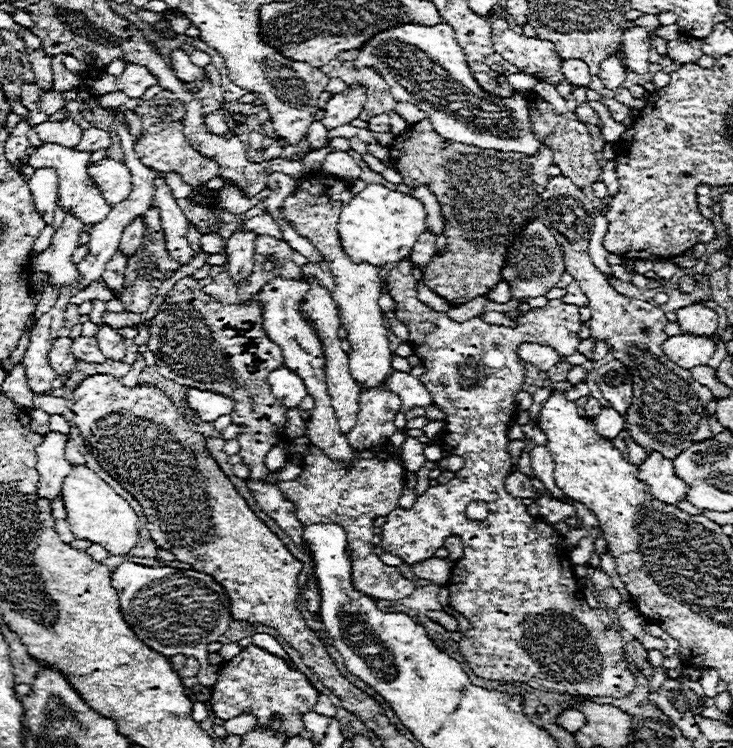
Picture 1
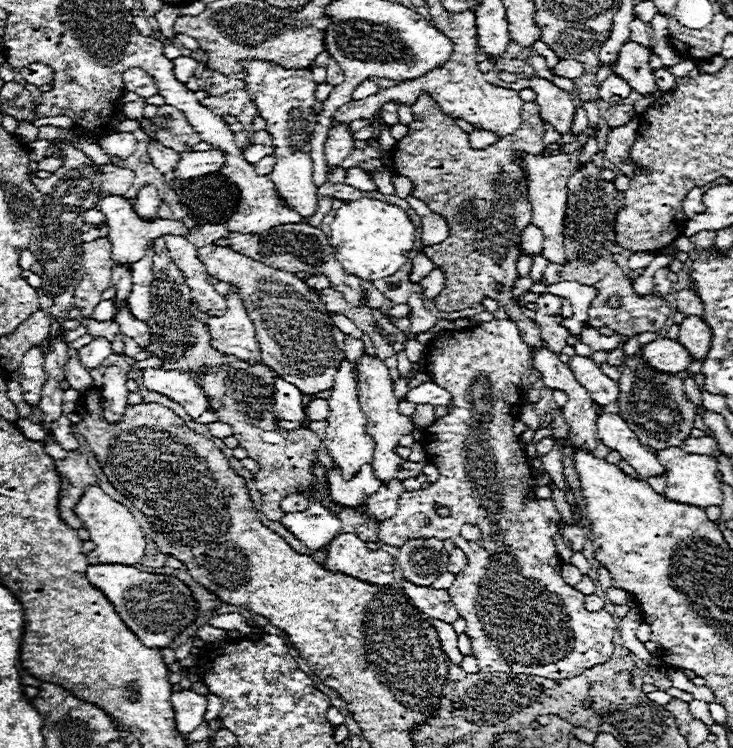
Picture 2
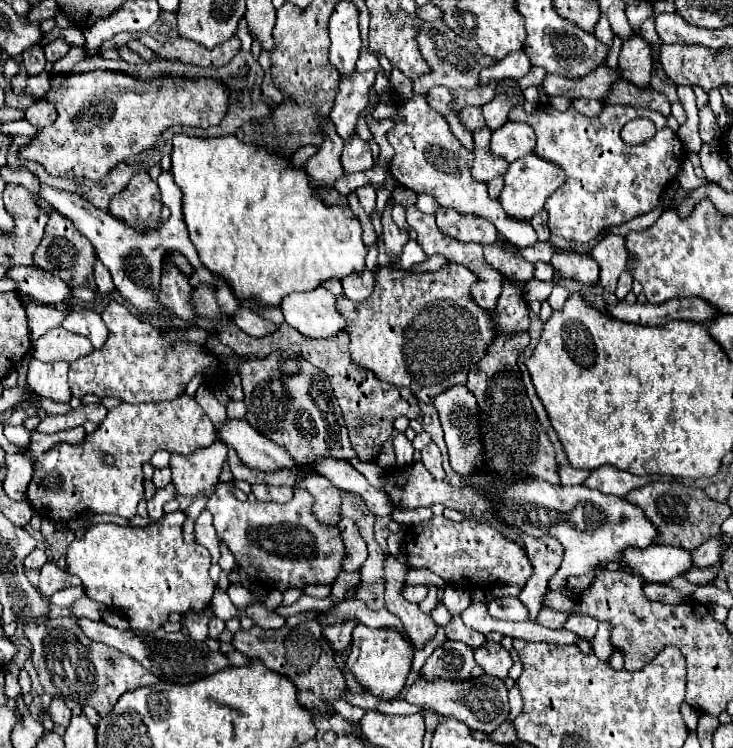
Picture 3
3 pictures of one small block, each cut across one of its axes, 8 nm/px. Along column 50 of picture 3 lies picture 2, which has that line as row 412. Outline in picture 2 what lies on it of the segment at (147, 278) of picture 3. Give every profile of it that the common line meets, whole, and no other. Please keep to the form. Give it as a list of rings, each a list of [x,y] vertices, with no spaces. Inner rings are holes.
[[[146,368],[142,372],[142,386],[154,392],[160,392],[174,402],[178,402],[192,418],[198,418],[206,410],[210,410],[208,398],[204,392],[194,384],[194,380],[188,374],[182,374],[178,370],[154,370]]]

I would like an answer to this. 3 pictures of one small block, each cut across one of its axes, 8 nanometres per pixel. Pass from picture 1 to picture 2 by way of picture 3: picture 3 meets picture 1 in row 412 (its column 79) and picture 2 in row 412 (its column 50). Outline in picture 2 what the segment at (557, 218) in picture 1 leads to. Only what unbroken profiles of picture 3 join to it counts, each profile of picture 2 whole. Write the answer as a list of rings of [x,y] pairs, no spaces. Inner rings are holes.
[[[642,354],[632,356],[624,362],[624,370],[620,376],[620,398],[618,398],[620,418],[624,418],[646,446],[658,450],[664,450],[668,446],[682,446],[686,438],[690,438],[690,430],[694,428],[694,416],[696,408],[686,398],[684,382],[678,374],[660,374],[658,370],[650,368]]]

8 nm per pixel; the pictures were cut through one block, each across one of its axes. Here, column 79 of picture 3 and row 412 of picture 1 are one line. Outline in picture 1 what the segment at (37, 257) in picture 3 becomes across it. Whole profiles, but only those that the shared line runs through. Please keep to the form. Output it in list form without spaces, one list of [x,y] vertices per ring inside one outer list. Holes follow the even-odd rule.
[[[188,276],[178,280],[166,294],[166,300],[160,304],[160,310],[150,320],[150,326],[146,330],[150,334],[146,346],[158,358],[156,368],[164,378],[174,380],[182,386],[224,394],[226,398],[234,400],[234,410],[230,416],[232,424],[250,428],[250,438],[238,438],[241,447],[239,454],[244,458],[244,464],[250,466],[252,482],[248,484],[248,488],[252,490],[252,496],[256,498],[260,510],[276,520],[276,524],[292,538],[292,542],[308,550],[308,544],[302,540],[304,526],[296,520],[294,506],[282,498],[282,492],[276,486],[268,486],[280,482],[276,478],[276,472],[280,472],[282,468],[268,472],[268,468],[262,464],[271,448],[288,441],[285,434],[288,408],[282,406],[280,400],[272,394],[266,380],[272,370],[284,366],[284,356],[280,346],[276,346],[264,334],[260,304],[256,300],[246,304],[220,304],[214,298],[206,296],[200,290],[197,280]]]

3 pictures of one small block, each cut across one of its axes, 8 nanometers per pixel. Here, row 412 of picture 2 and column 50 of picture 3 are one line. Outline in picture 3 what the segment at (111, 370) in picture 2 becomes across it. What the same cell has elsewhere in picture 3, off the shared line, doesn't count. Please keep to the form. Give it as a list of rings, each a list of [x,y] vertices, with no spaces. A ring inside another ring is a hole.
[[[38,100],[24,110],[24,120],[28,120],[36,128],[44,128],[56,120],[56,108],[46,100]]]

